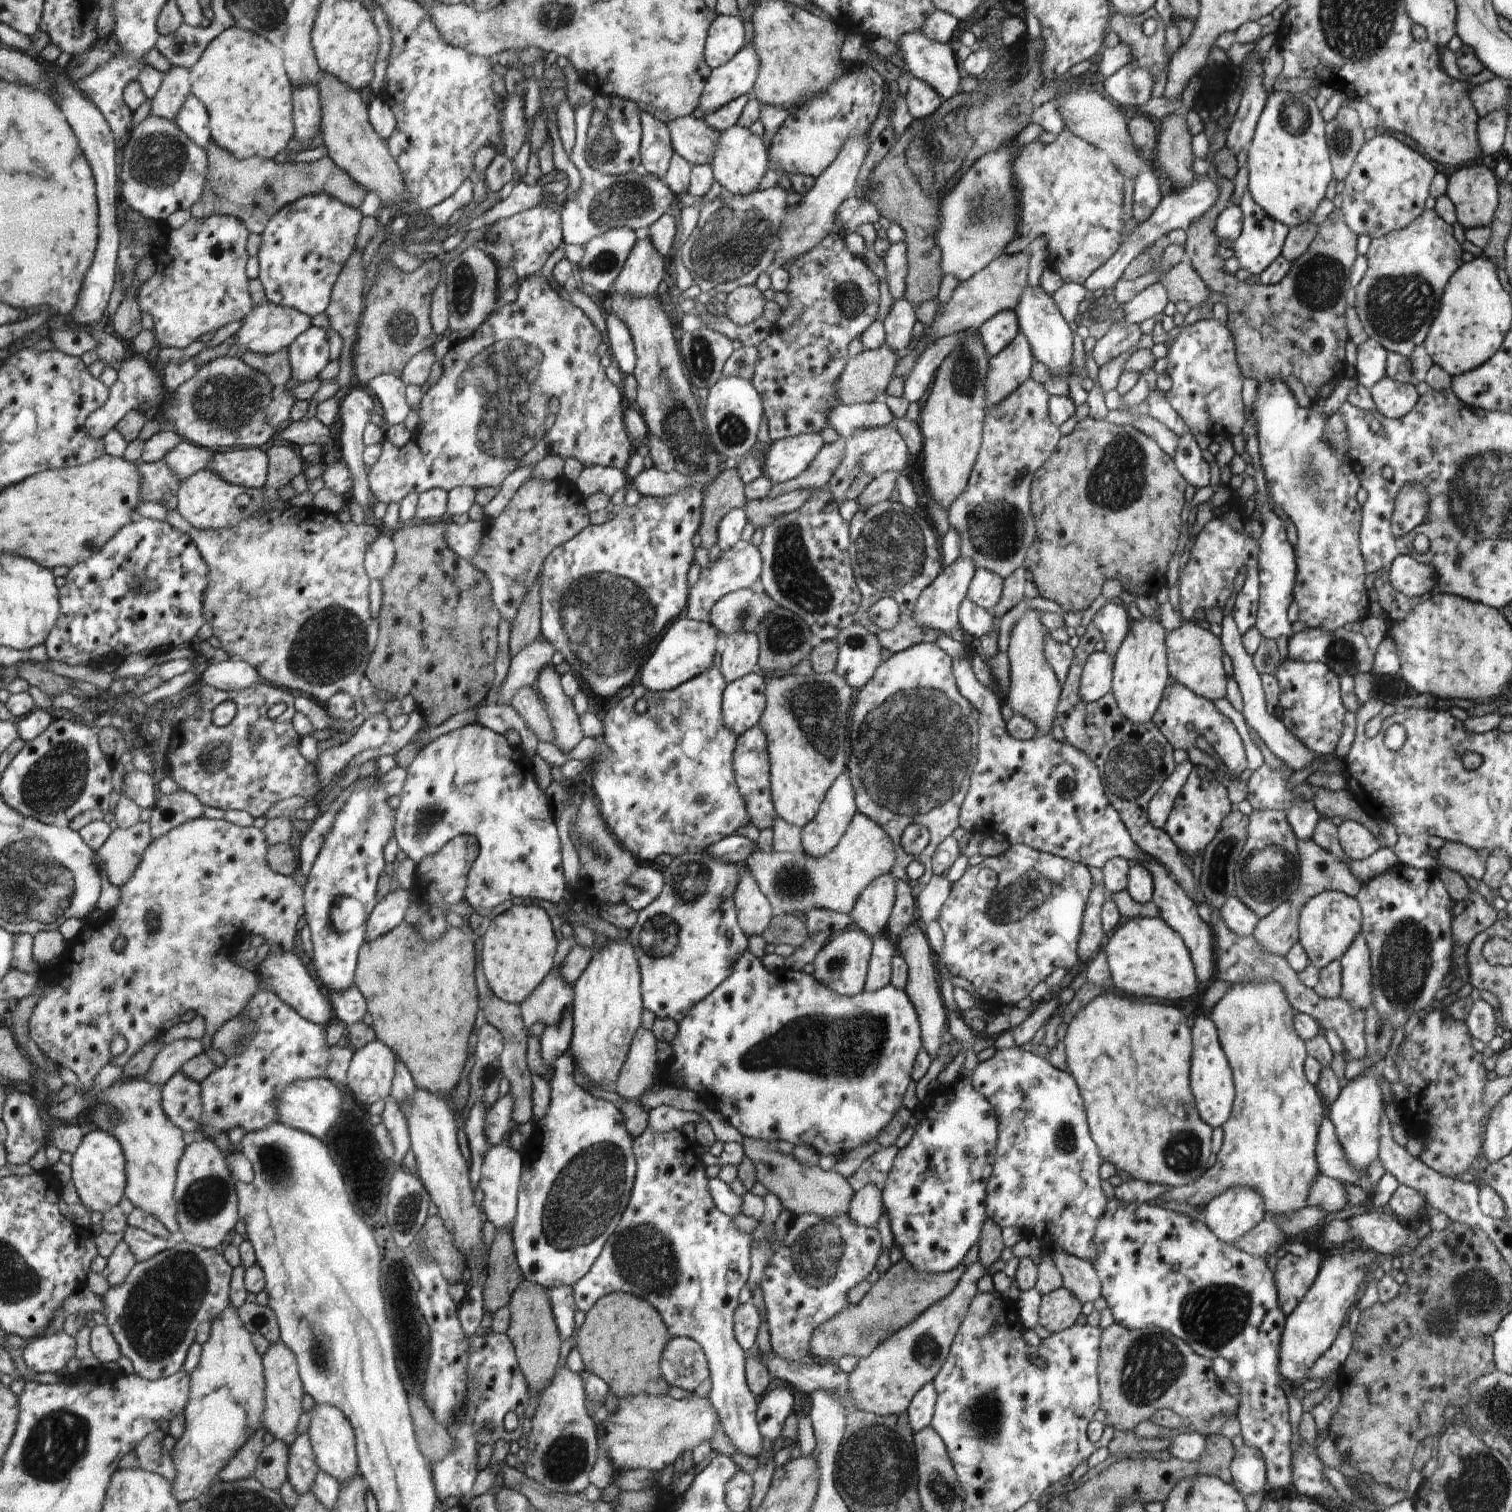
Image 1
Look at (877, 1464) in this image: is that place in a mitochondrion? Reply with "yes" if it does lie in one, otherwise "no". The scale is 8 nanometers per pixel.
yes

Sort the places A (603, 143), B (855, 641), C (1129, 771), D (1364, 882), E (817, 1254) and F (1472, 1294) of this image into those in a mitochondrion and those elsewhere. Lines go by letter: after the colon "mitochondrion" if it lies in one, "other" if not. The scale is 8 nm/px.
A: mitochondrion
B: mitochondrion
C: mitochondrion
D: other
E: mitochondrion
F: mitochondrion

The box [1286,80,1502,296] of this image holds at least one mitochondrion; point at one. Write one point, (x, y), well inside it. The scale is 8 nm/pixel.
(1340, 138)

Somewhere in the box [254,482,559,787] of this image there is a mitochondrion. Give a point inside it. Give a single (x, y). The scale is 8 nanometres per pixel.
(331, 643)

